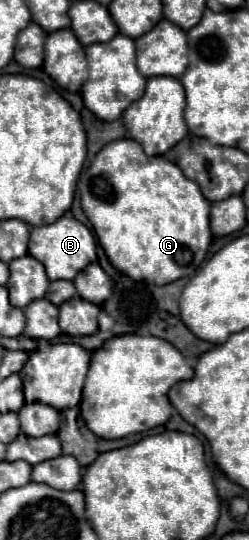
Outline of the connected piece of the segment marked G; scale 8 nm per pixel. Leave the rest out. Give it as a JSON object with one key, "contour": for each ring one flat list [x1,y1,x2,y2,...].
{"contour":[[118,139,104,145,94,157,92,165,78,179,80,203,94,227,94,233,104,247,110,263,134,281,150,285,168,285,176,279,190,277,204,261,210,233,210,203,202,197,198,185,184,177,180,167,164,157,144,155,140,143,134,139]]}

